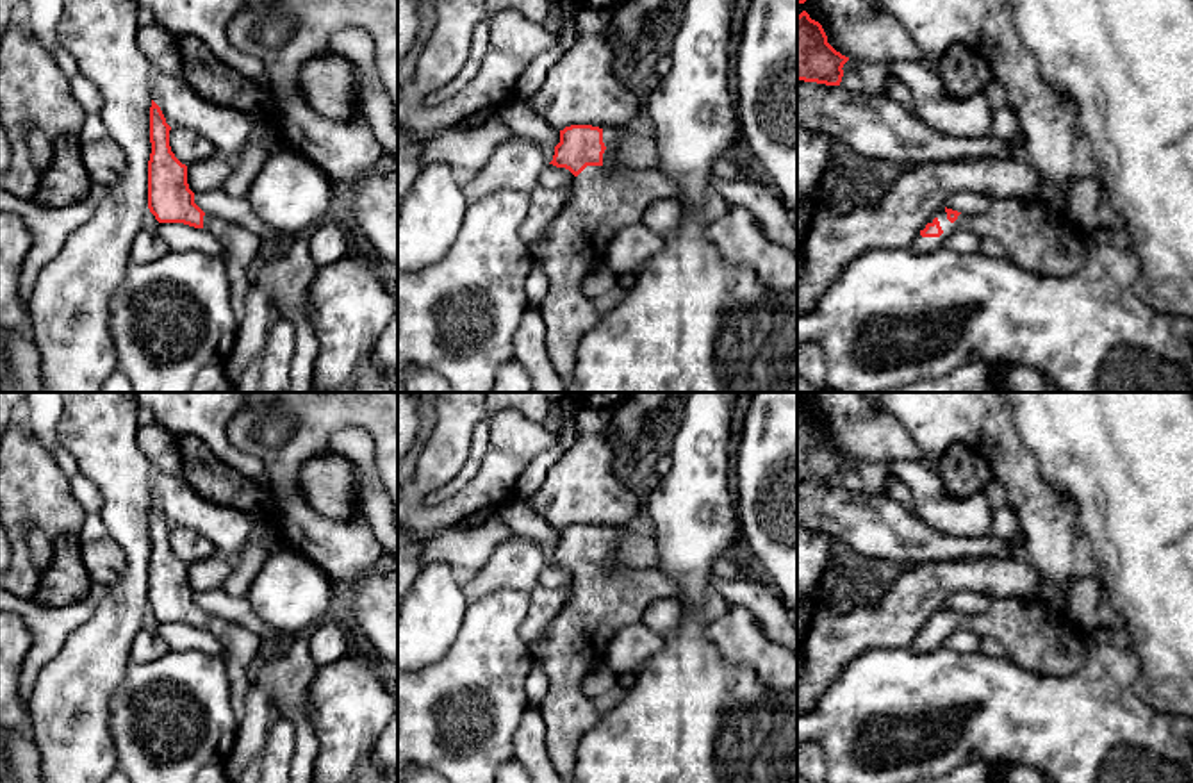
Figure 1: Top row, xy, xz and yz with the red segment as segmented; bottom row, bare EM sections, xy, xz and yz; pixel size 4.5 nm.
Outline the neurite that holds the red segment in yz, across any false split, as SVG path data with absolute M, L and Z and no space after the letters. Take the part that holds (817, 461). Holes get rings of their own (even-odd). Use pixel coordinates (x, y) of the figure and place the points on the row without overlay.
M802 410L797 416L797 480L840 485L847 460L827 442L822 424Z

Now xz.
M565 526L549 562L569 569L574 580L560 614L530 649L549 680L539 712L551 767L564 781L572 772L580 740L603 715L581 690L583 678L605 663L613 633L642 622L653 601L676 594L676 583L654 567L608 573L628 533L629 526Z

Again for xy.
M152 499L148 560L148 608L159 622L184 622L212 633L225 647L225 667L230 681L230 706L237 721L244 715L244 697L250 688L248 665L259 653L262 639L253 631L212 614L194 603L187 583L187 565L169 546L169 530L160 507Z

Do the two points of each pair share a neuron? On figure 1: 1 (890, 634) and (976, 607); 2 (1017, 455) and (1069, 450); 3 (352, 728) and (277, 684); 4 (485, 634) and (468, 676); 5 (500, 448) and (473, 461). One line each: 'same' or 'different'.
1: different
2: different
3: different
4: same
5: different

